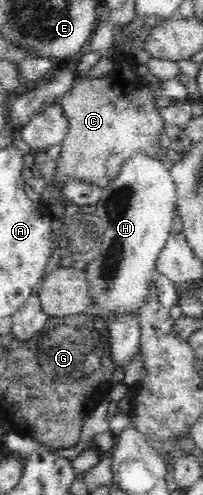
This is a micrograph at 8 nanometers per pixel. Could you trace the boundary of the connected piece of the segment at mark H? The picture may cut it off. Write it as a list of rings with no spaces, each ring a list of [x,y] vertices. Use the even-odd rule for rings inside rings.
[[[142,152],[134,154],[122,163],[119,174],[101,188],[102,195],[98,203],[95,203],[95,214],[102,220],[105,231],[100,254],[86,268],[86,278],[90,282],[92,296],[92,303],[86,314],[98,316],[108,323],[110,318],[118,314],[139,315],[139,311],[147,302],[149,281],[158,275],[156,269],[159,251],[165,246],[172,231],[172,221],[177,215],[177,195],[170,167],[166,167],[158,158],[152,158]]]

